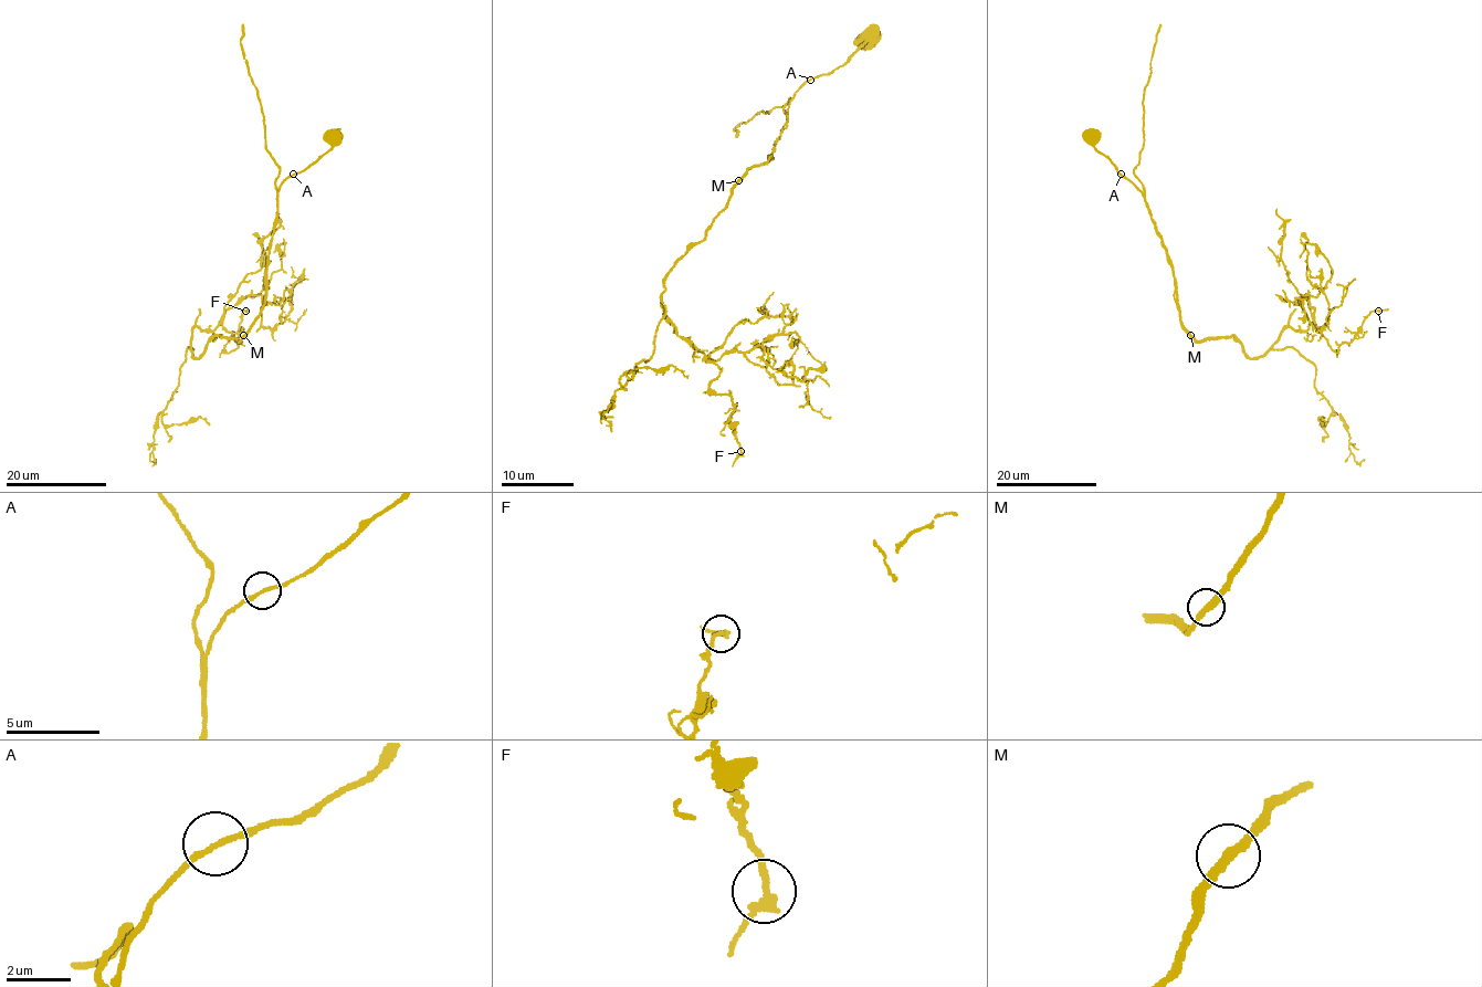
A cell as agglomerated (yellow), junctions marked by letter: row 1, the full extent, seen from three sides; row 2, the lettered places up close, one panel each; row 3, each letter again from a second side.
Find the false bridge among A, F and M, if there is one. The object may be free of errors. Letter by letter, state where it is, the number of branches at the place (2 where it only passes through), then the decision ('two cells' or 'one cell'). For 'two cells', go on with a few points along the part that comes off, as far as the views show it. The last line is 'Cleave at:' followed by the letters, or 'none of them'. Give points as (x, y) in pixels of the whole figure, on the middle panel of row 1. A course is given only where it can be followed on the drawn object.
A: at (810, 80); 2 branches meet; one cell
F: at (740, 451); 2 branches meet; one cell
M: at (738, 180); 2 branches meet; one cell
Cleave at: none of them

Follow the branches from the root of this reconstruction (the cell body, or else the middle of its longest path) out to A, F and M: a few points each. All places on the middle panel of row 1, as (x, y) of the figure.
A: (868, 38), (862, 37), (865, 41), (842, 65), (829, 74), (809, 80)
F: (868, 38), (795, 92), (771, 157), (664, 281), (662, 313), (721, 369), (710, 388), (733, 402), (740, 451)
M: (868, 38), (862, 37), (865, 41), (842, 65), (806, 82), (795, 92), (771, 157), (752, 167), (738, 181)

